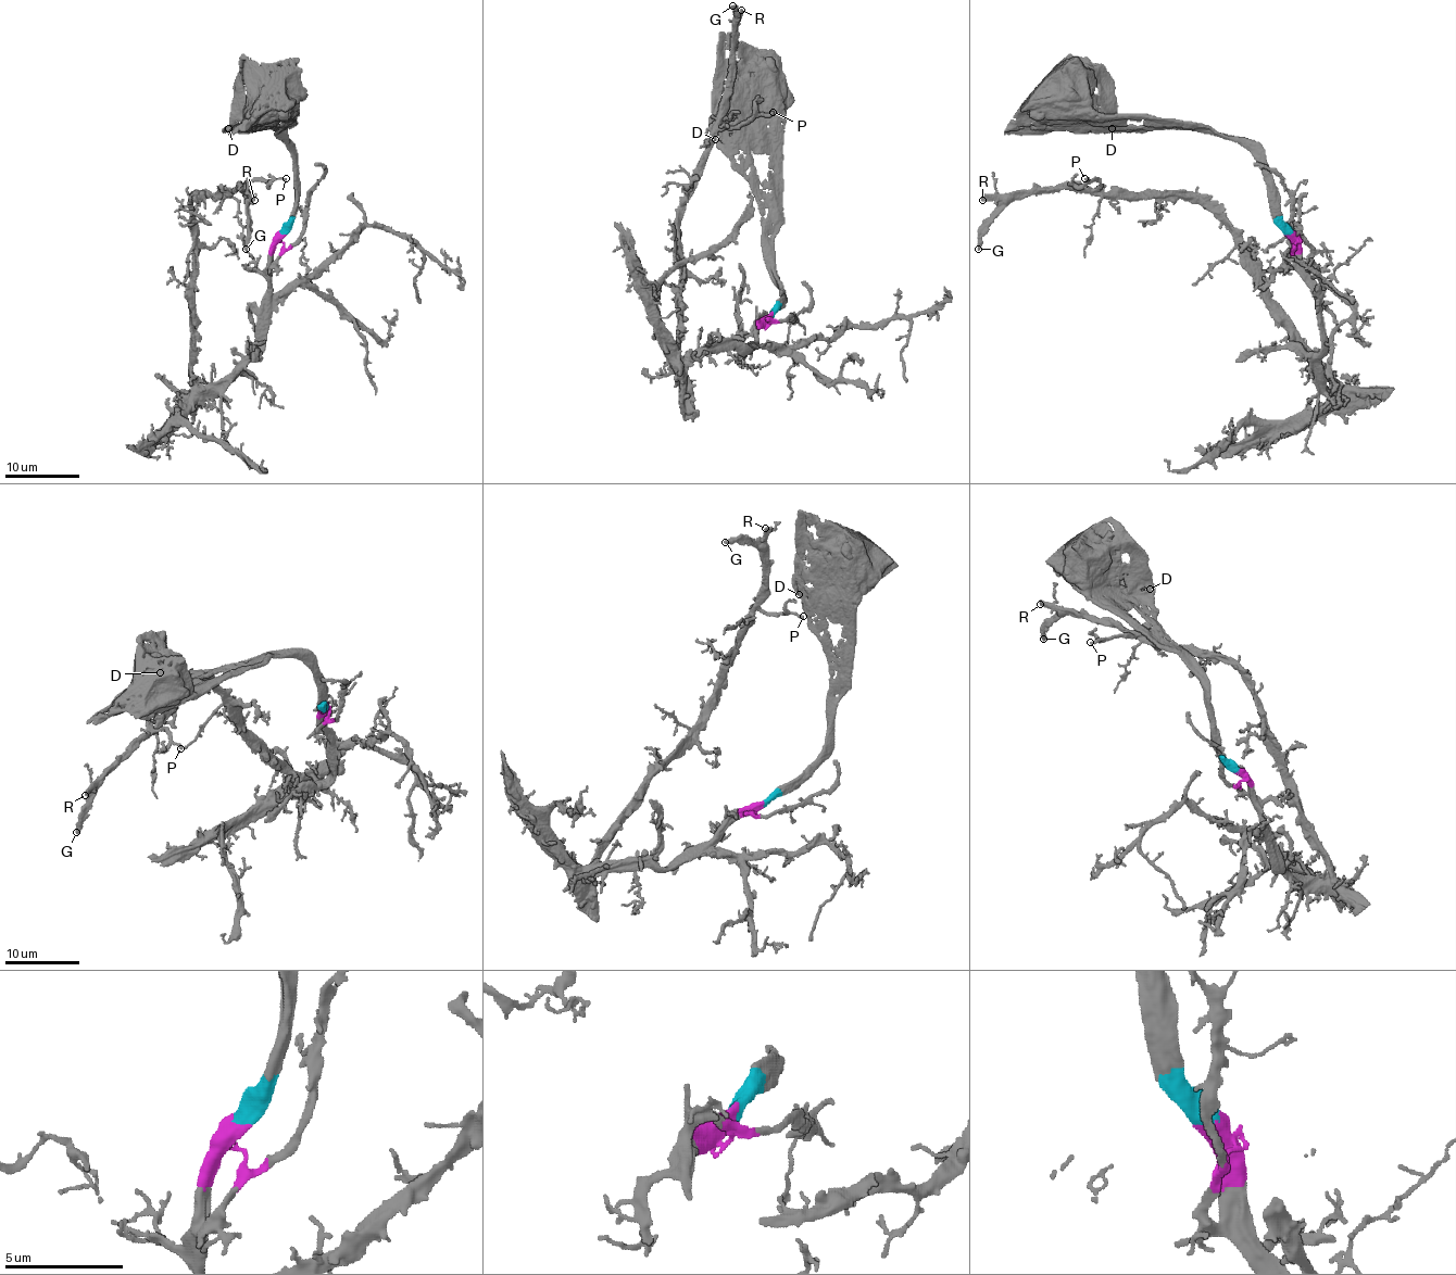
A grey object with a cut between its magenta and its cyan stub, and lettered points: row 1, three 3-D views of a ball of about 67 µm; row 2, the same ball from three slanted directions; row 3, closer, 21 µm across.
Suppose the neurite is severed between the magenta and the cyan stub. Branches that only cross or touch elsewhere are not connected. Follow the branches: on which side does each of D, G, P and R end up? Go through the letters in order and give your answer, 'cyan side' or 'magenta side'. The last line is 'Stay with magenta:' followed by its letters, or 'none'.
D: cyan side
G: magenta side
P: magenta side
R: magenta side
Stay with magenta: G, P, R

